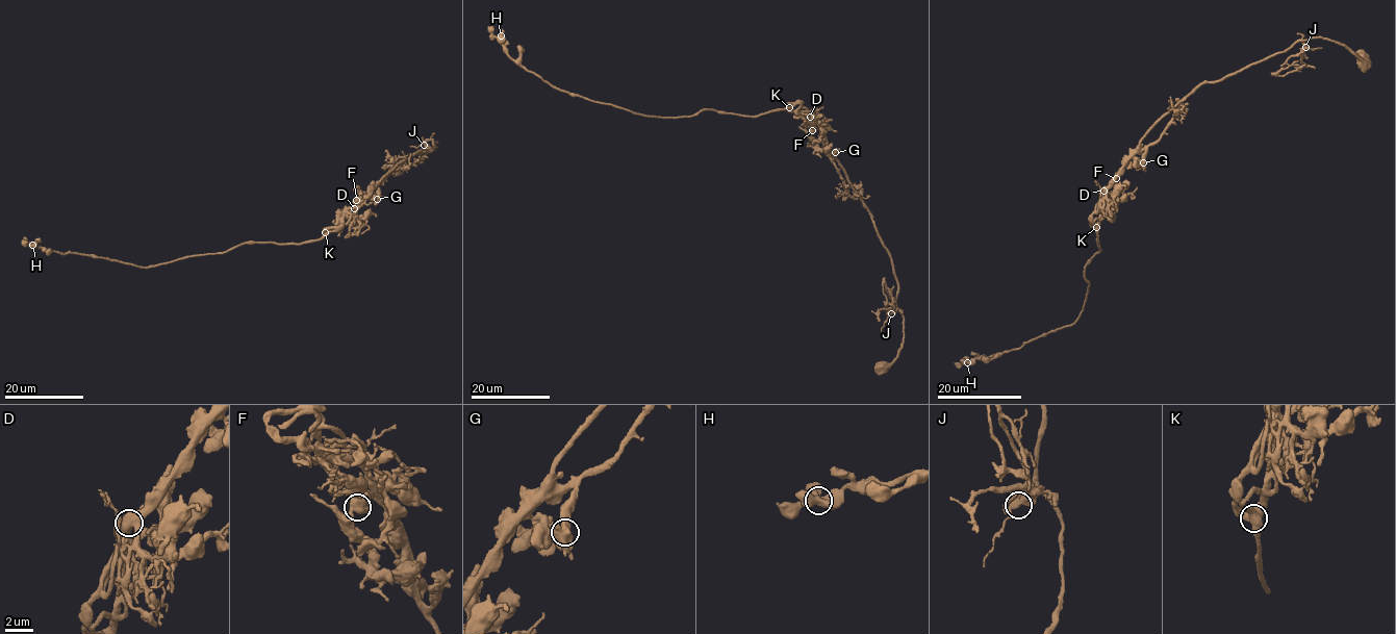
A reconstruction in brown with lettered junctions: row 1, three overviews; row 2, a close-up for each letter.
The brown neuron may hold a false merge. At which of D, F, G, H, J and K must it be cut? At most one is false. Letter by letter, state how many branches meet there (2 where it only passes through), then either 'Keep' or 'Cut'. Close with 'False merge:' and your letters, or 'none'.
D: Branches: 3. Keep
F: Branches: 3. Keep
G: Branches: 3. Keep
H: Branches: 3. Keep
J: Branches: 4. Keep
K: Branches: 4. Keep
False merge: none

